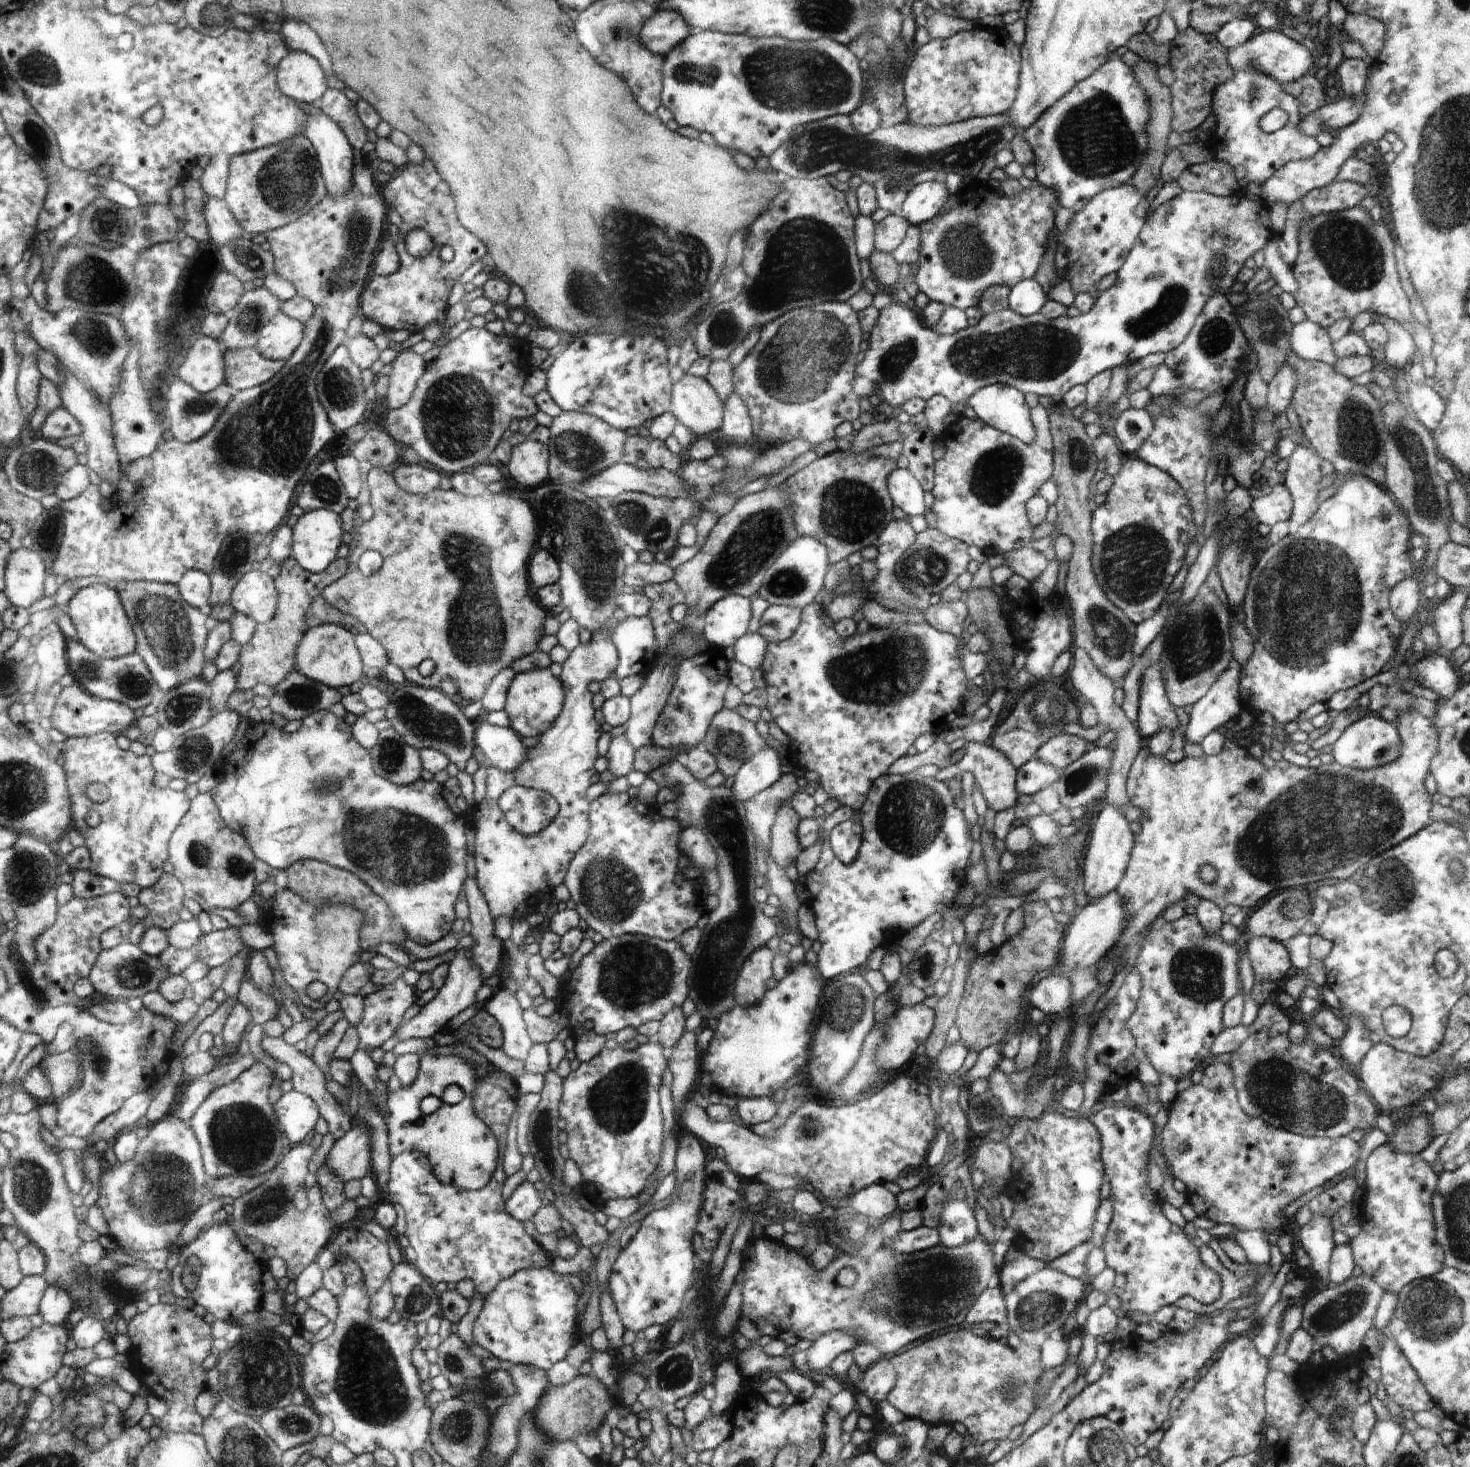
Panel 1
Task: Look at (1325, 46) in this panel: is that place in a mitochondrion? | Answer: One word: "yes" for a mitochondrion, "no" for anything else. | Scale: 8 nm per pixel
no

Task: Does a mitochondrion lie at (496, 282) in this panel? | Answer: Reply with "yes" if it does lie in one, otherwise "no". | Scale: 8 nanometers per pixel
yes

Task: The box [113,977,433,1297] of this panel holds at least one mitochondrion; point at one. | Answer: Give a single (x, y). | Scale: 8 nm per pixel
(163, 1188)

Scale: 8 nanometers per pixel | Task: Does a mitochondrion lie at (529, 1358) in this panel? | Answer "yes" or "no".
no

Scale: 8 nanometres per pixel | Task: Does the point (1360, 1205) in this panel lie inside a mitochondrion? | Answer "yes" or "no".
no

